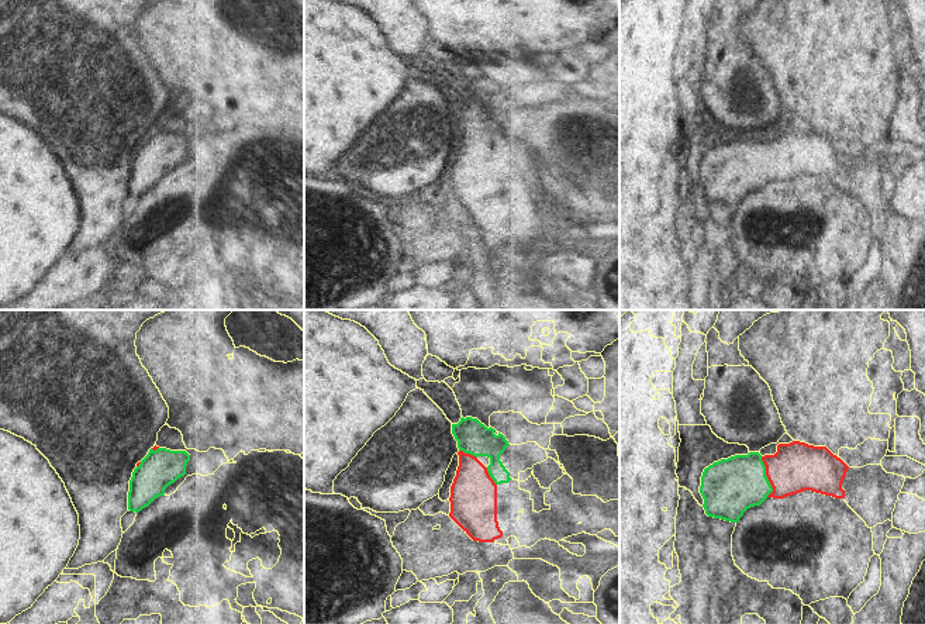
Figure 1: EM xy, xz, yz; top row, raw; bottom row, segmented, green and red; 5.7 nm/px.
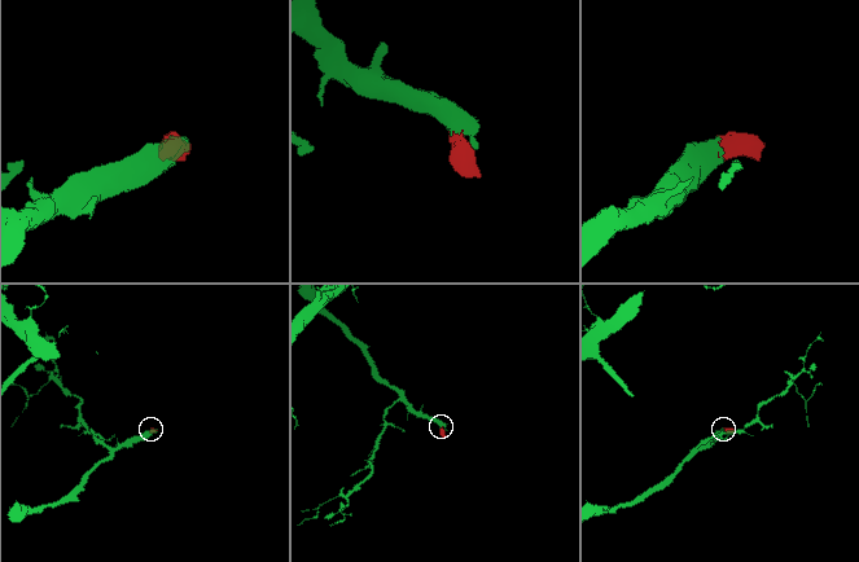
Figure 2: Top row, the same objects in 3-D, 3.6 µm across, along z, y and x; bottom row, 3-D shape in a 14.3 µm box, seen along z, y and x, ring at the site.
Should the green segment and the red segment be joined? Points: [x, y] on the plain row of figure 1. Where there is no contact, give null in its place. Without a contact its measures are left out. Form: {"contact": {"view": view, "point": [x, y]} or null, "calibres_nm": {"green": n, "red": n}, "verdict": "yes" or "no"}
{"contact": {"view": "yz", "point": [766, 161]}, "calibres_nm": {"green": 320, "red": 280}, "verdict": "yes"}

